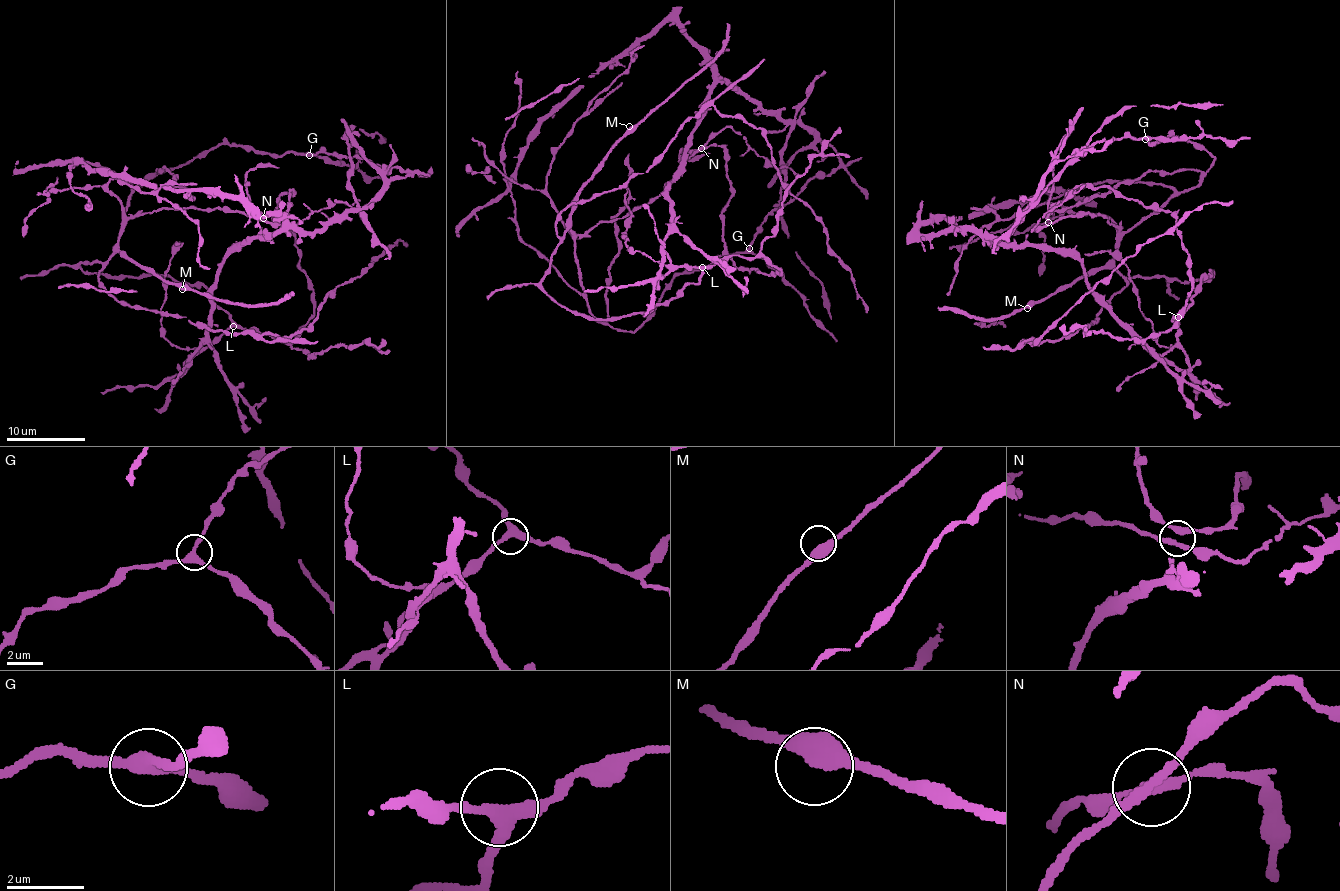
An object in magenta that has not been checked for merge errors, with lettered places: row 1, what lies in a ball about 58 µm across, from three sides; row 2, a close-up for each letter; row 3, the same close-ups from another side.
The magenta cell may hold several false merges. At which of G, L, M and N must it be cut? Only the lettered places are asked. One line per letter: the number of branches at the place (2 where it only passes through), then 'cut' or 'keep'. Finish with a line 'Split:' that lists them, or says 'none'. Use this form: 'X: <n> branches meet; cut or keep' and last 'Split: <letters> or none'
G: 3 branches meet; keep
L: 3 branches meet; keep
M: 2 branches meet; keep
N: 4 branches meet; keep
Split: none

